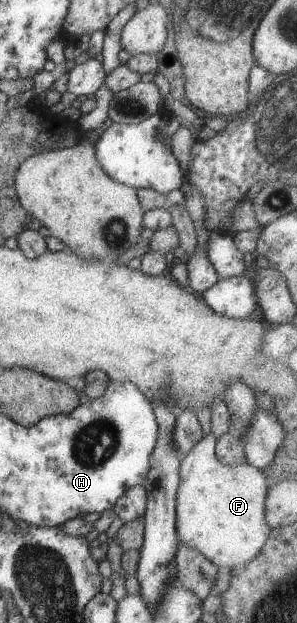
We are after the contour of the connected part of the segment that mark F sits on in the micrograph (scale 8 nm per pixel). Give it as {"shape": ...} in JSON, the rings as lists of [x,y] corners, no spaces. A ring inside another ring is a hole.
{"shape":[[[211,432],[199,439],[179,463],[179,483],[175,493],[175,535],[178,543],[195,549],[211,563],[227,569],[245,565],[261,551],[269,537],[269,525],[265,521],[265,497],[268,492],[265,475],[247,463],[228,466],[215,457],[215,435]]]}

